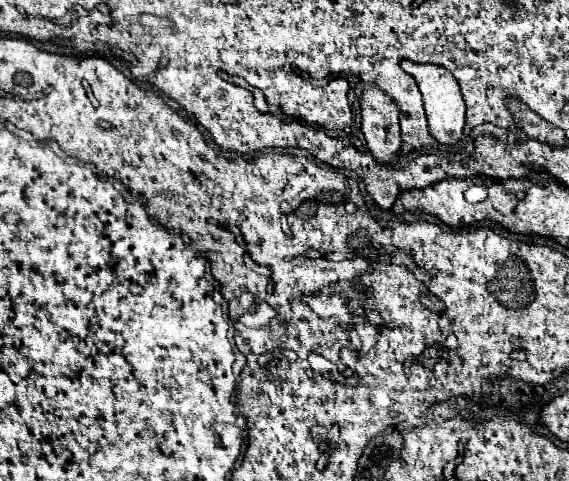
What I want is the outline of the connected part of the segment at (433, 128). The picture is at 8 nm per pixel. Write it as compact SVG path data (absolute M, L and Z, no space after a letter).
M405 62L405 72L413 74L419 88L421 88L431 136L443 146L457 146L461 142L461 138L463 138L465 102L463 102L459 84L453 78L453 74L449 74L449 70L445 70L445 68L437 66L437 64L413 64L413 62Z

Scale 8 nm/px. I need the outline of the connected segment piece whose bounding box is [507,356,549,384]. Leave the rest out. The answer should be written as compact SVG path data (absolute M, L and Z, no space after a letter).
M523 356L523 360L511 362L507 374L513 376L513 378L523 380L523 382L527 382L527 384L547 384L547 382L549 382L549 376L545 376L541 370L537 370L535 366L531 366L531 364L525 360L525 356Z

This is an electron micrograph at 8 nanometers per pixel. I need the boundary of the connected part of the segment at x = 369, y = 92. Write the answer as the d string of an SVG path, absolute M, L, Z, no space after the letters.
M371 84L365 86L361 96L361 118L361 132L373 158L379 164L393 163L402 144L397 106Z

